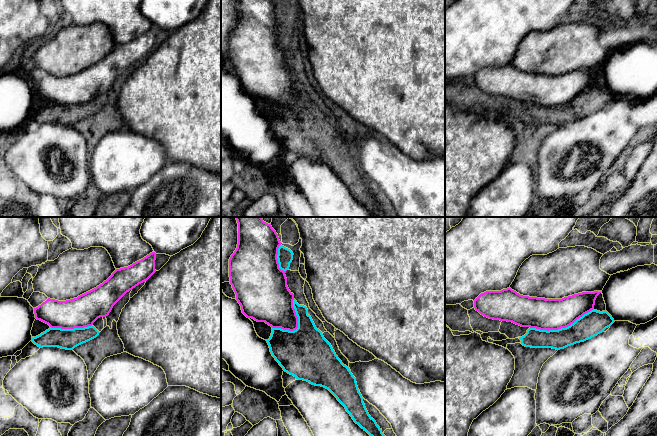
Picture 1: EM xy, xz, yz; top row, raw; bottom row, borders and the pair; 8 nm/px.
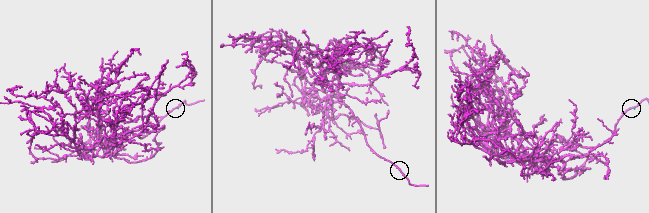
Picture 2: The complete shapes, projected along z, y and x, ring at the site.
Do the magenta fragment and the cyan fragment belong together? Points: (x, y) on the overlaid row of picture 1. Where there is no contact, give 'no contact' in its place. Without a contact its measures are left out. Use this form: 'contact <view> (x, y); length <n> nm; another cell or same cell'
contact yz (561, 327); length 550 nm; another cell

